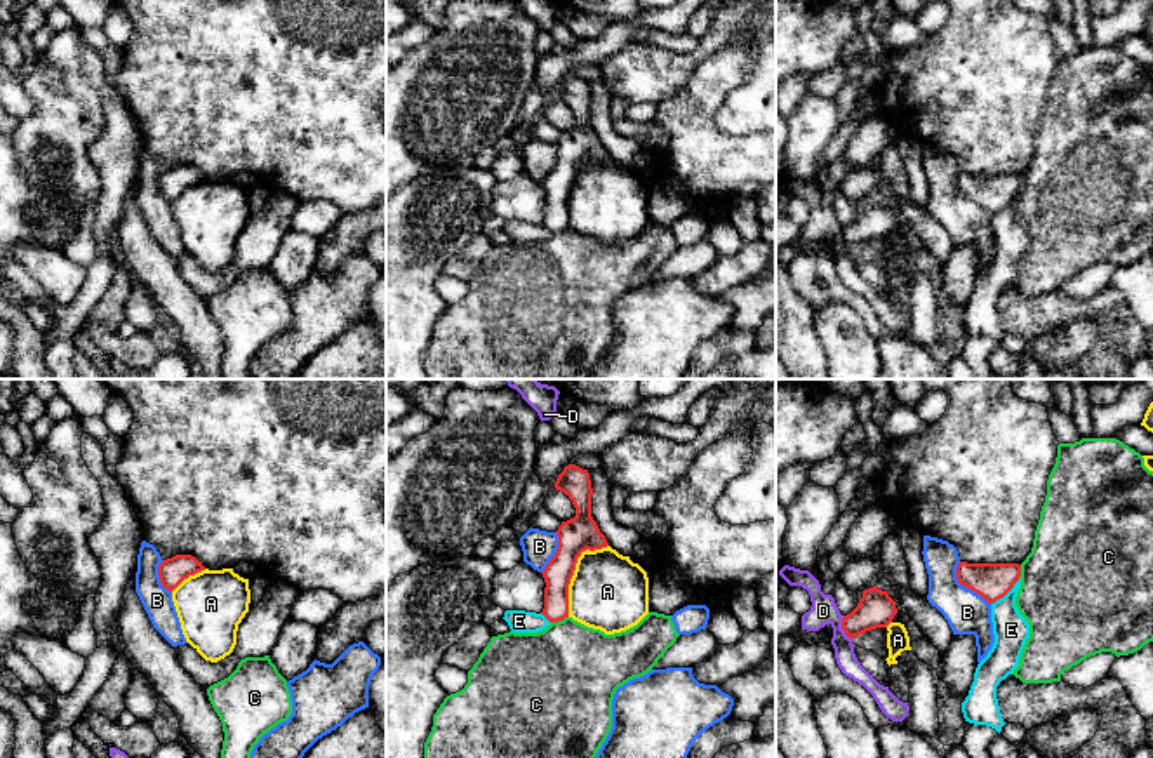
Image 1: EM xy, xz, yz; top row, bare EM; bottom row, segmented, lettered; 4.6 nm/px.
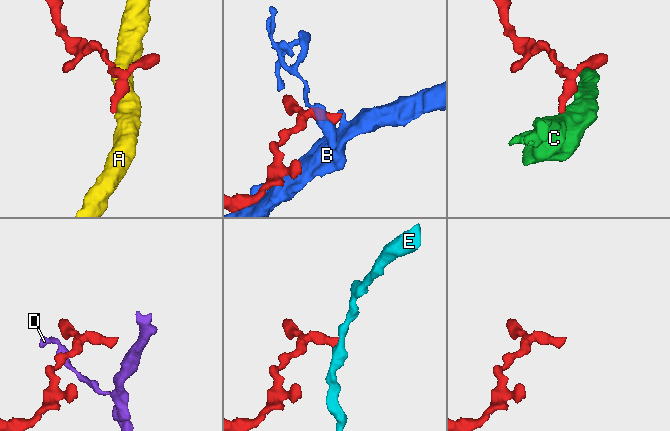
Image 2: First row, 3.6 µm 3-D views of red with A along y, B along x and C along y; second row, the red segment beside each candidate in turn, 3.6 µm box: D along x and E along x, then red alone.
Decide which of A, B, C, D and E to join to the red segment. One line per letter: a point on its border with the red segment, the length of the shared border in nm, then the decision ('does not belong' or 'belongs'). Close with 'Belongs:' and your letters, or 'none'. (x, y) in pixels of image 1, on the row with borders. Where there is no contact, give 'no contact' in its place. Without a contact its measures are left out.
A: xz (573, 572) | 380 nm | does not belong
B: yz (966, 586) | 240 nm | does not belong
C: xz (559, 619) | 90 nm | does not belong
D: yz (842, 628) | 130 nm | does not belong
E: yz (1007, 591) | 190 nm | does not belong
Belongs: none

